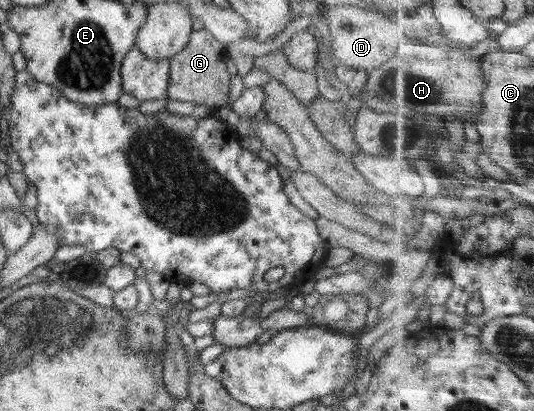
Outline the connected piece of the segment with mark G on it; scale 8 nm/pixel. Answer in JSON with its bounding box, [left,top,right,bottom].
[167,29,231,109]

